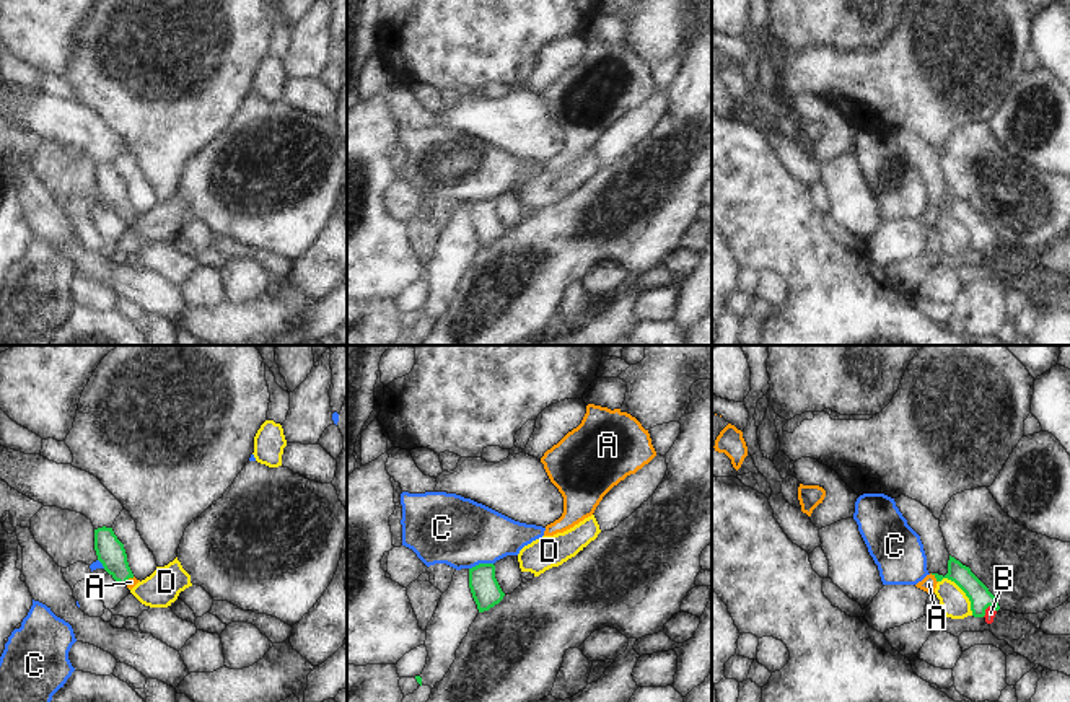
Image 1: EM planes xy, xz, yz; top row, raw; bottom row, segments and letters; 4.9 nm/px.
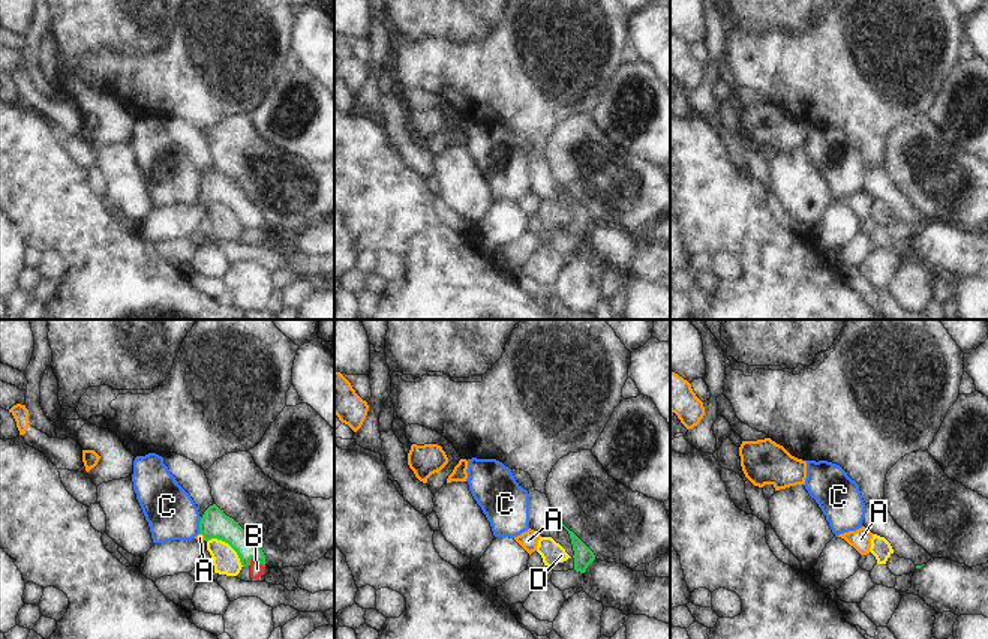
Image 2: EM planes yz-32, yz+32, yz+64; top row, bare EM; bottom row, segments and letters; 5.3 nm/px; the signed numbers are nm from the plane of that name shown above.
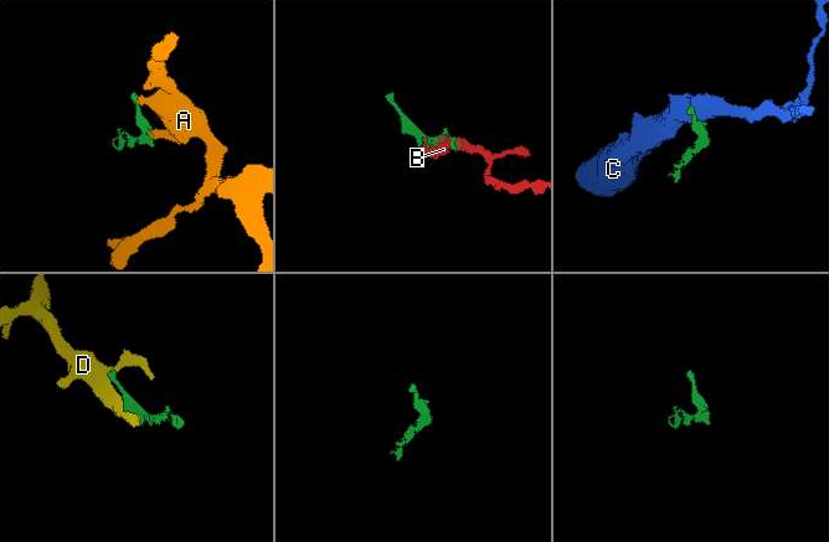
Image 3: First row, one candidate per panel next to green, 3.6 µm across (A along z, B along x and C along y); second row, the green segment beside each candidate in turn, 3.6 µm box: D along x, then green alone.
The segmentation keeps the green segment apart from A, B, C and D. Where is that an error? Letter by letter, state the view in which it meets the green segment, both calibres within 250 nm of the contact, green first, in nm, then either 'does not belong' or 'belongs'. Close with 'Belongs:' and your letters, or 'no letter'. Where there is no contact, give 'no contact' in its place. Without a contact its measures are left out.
A: yz | 110/80 nm | belongs
B: yz | 110/50 nm | belongs
C: xz | 140/360 nm | does not belong
D: yz | 110/140 nm | does not belong
Belongs: A, B

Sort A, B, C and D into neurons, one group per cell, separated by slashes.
A B / C / D

